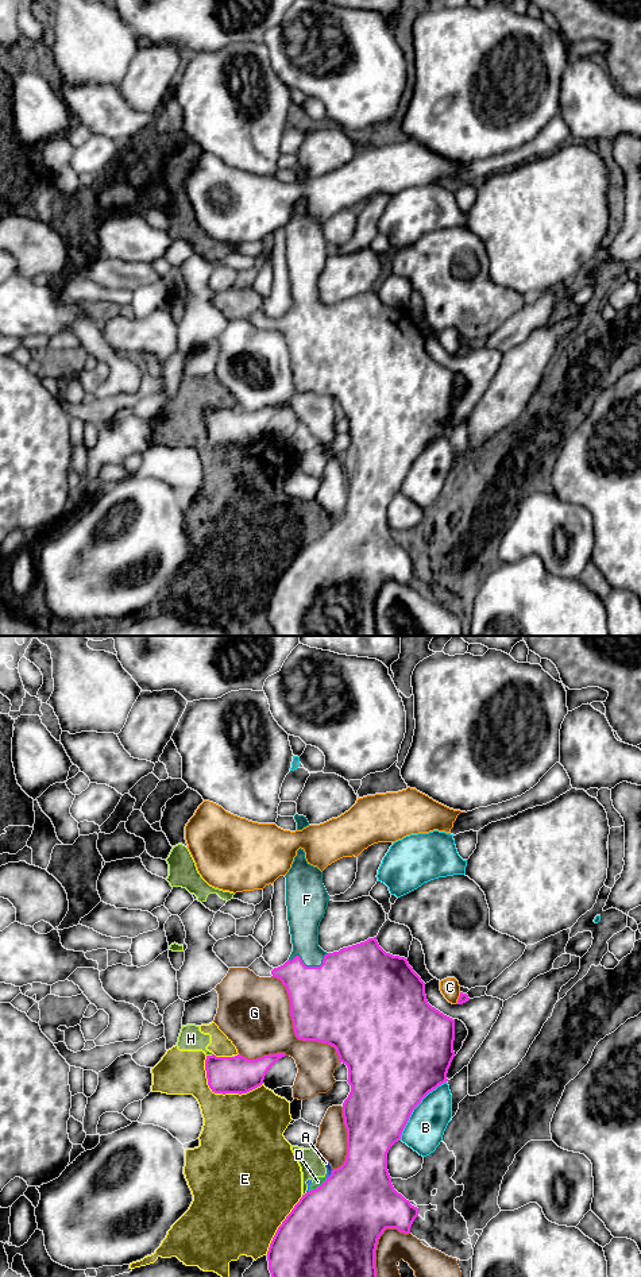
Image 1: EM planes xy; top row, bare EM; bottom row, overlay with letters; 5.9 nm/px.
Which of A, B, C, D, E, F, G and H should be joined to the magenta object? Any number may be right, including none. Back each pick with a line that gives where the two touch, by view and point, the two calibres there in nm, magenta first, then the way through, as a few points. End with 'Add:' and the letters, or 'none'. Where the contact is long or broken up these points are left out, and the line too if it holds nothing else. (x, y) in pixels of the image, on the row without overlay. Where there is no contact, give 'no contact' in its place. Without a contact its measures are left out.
F: xy (309, 319) | 460/180 nm
Add: F

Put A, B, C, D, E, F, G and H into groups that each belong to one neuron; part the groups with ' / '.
A D E H / B / C / F / G

